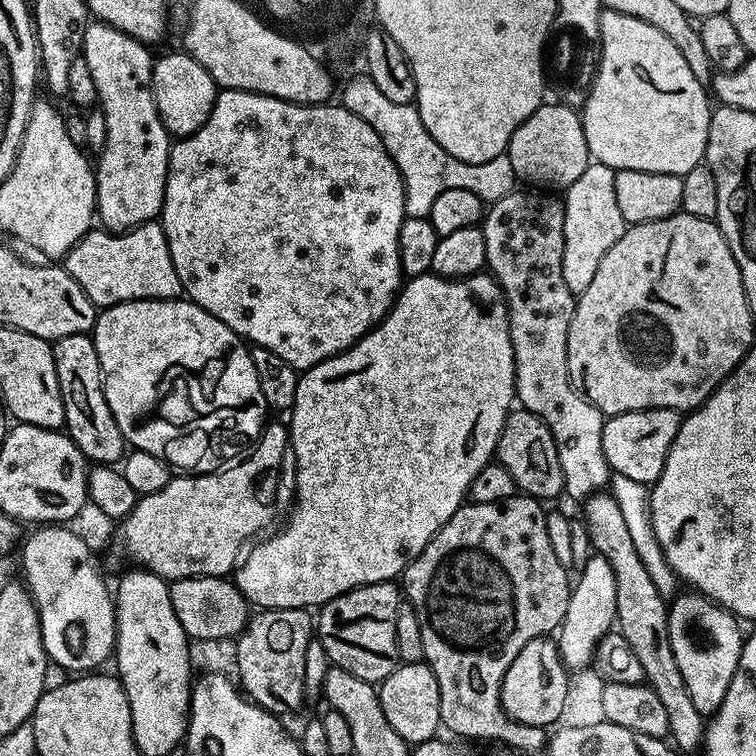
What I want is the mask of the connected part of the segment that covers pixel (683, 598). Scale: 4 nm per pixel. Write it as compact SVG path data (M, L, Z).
M684 590L668 604L668 637L670 650L674 650L674 662L682 673L682 682L690 690L694 701L694 710L708 718L722 706L726 690L738 670L738 658L744 645L744 636L740 627L741 621L727 612L721 604L715 604L707 596L695 590Z

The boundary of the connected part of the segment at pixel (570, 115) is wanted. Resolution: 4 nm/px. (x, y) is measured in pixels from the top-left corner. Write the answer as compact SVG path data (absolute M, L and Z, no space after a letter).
M563 102L548 103L541 103L534 114L518 126L508 143L506 155L519 181L530 182L532 184L529 185L542 190L558 192L576 182L592 159L586 146L581 115Z

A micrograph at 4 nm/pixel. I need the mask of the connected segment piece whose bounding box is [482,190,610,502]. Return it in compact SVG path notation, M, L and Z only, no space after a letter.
M528 190L532 192L503 193L487 209L486 215L482 221L484 237L486 238L486 268L492 277L498 282L498 286L504 292L504 301L508 303L508 329L510 330L510 346L514 350L514 370L516 371L516 394L515 399L522 403L523 411L532 412L539 420L548 427L550 434L554 438L554 446L558 450L558 462L562 462L562 478L564 479L565 497L569 496L572 500L583 502L595 492L605 491L609 487L610 469L606 462L606 454L602 454L602 426L606 419L604 413L587 400L583 394L578 391L577 385L568 372L568 323L572 320L572 312L576 309L576 296L566 286L566 281L562 279L562 246L564 245L564 202L559 195L545 194L540 190Z

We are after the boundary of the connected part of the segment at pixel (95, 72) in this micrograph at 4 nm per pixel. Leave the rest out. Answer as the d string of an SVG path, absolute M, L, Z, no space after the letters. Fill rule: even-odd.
M89 23L84 35L84 51L82 58L86 66L90 66L90 74L94 78L98 106L106 118L106 142L98 154L100 161L95 161L96 174L96 214L101 224L109 232L127 232L139 224L155 221L164 209L166 194L166 178L168 177L168 149L170 137L162 118L158 114L158 106L152 93L152 65L149 45L141 40L130 38L122 30L109 24Z

